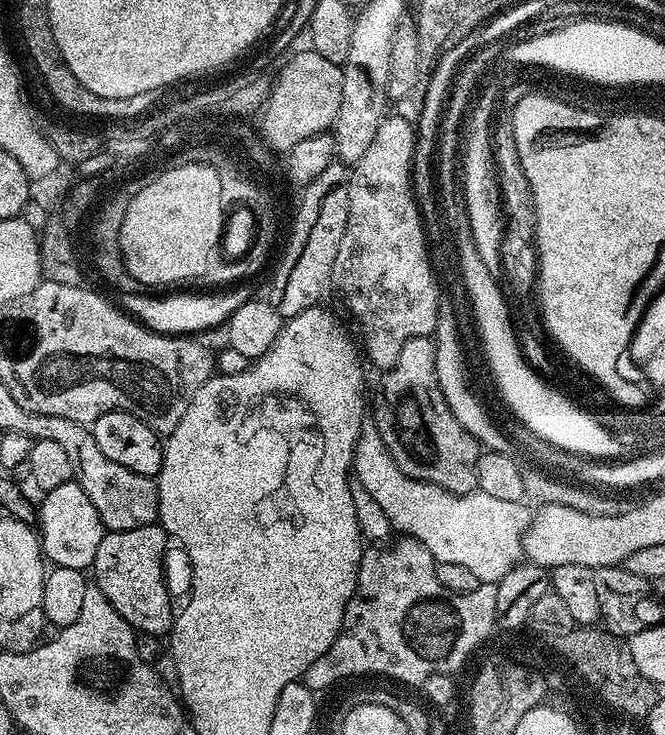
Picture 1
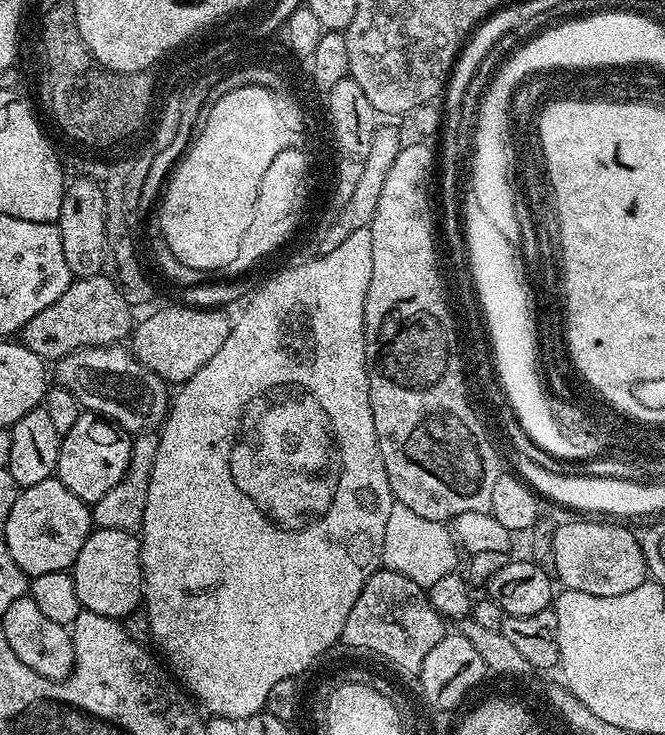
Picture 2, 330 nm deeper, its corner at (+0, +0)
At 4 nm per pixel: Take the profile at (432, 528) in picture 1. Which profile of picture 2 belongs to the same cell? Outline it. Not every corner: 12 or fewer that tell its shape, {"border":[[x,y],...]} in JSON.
{"border":[[393,503],[382,564],[427,586],[457,571],[441,521]]}

